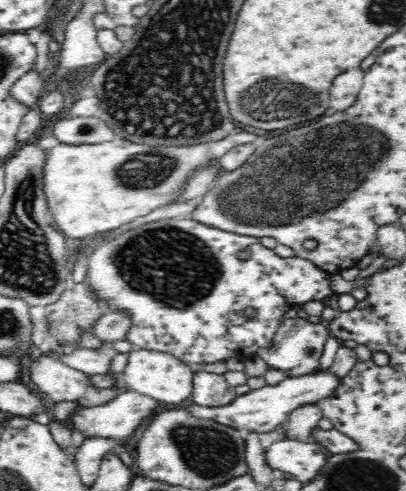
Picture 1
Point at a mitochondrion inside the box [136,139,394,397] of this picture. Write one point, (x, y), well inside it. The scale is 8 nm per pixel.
(307, 350)

